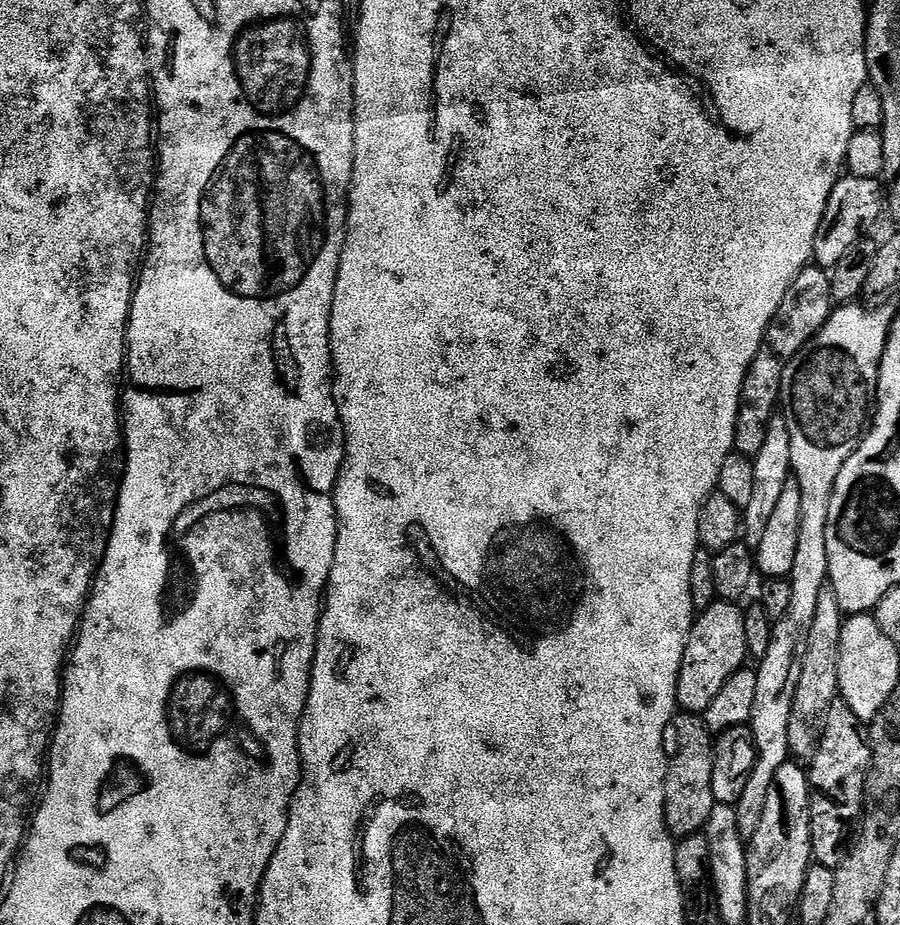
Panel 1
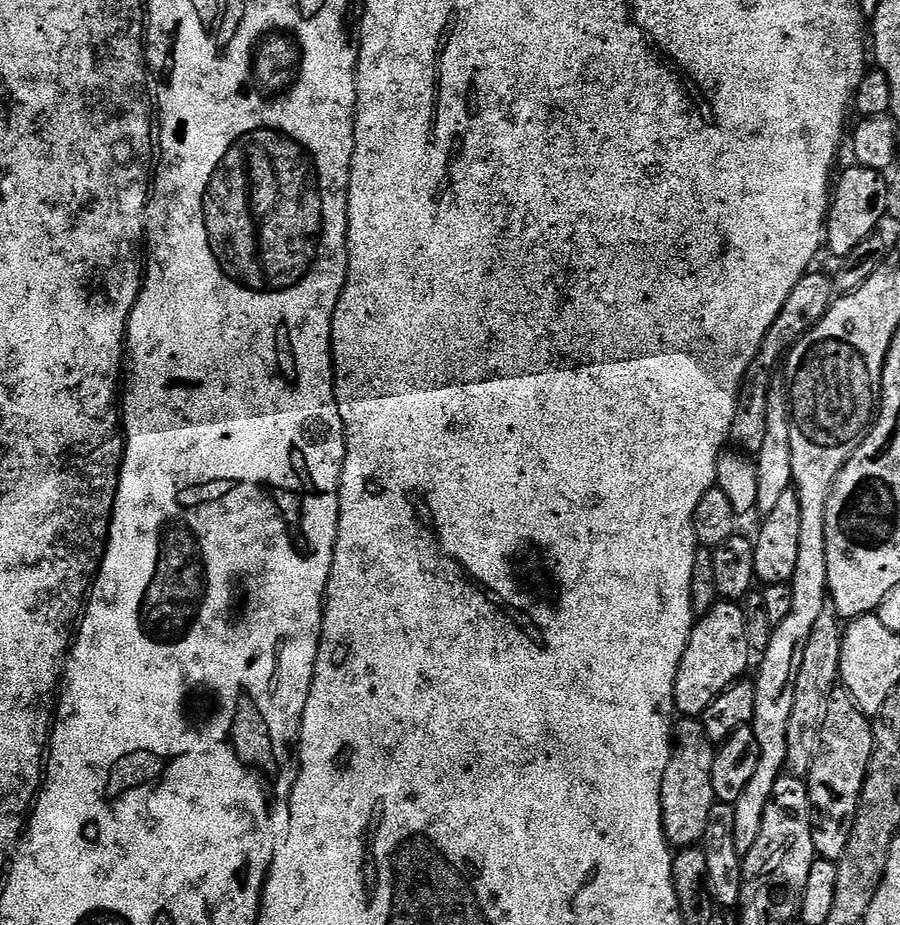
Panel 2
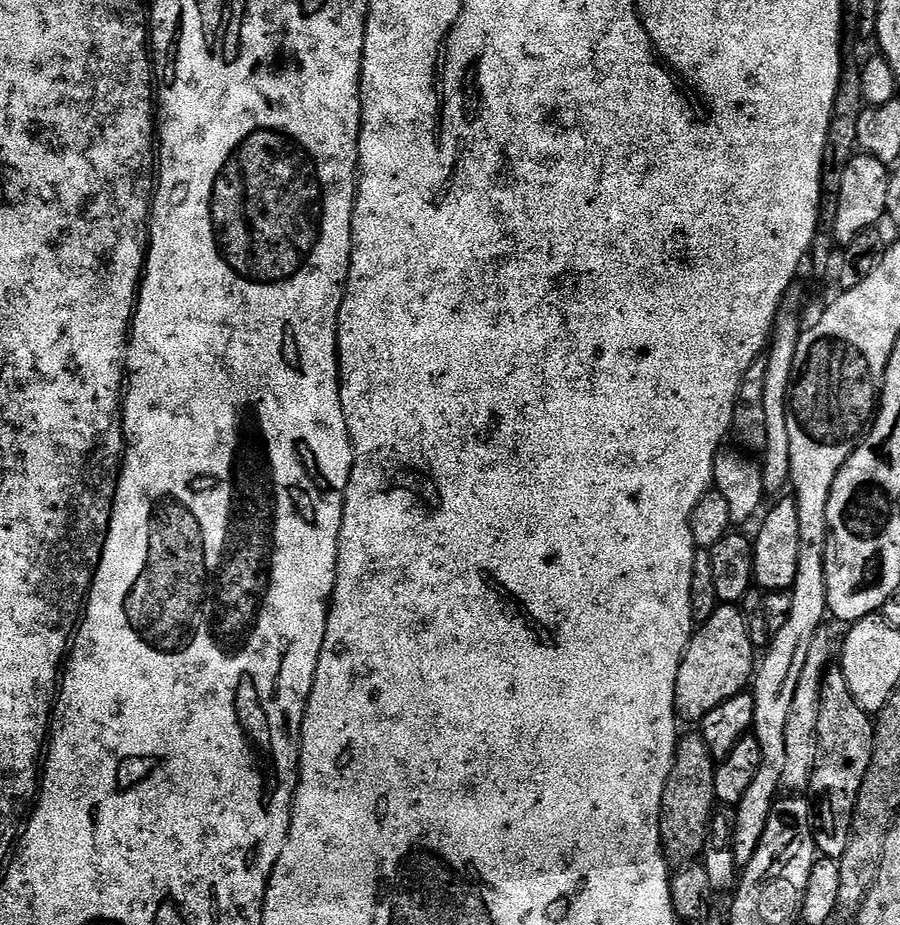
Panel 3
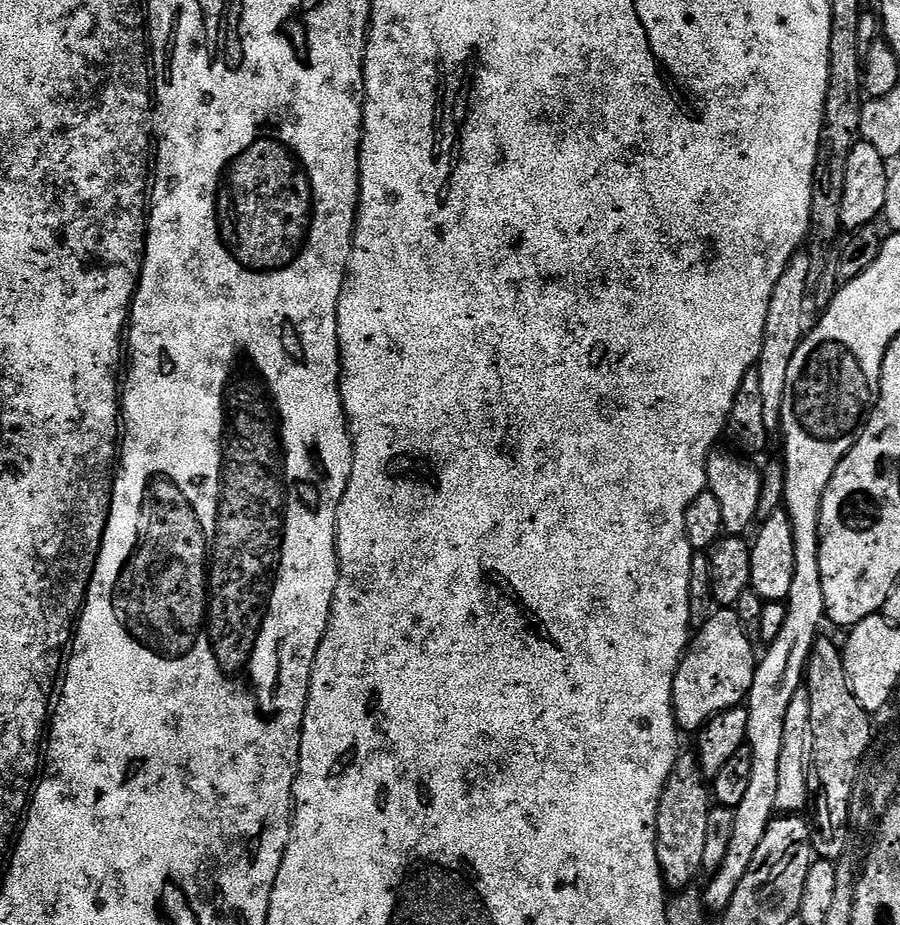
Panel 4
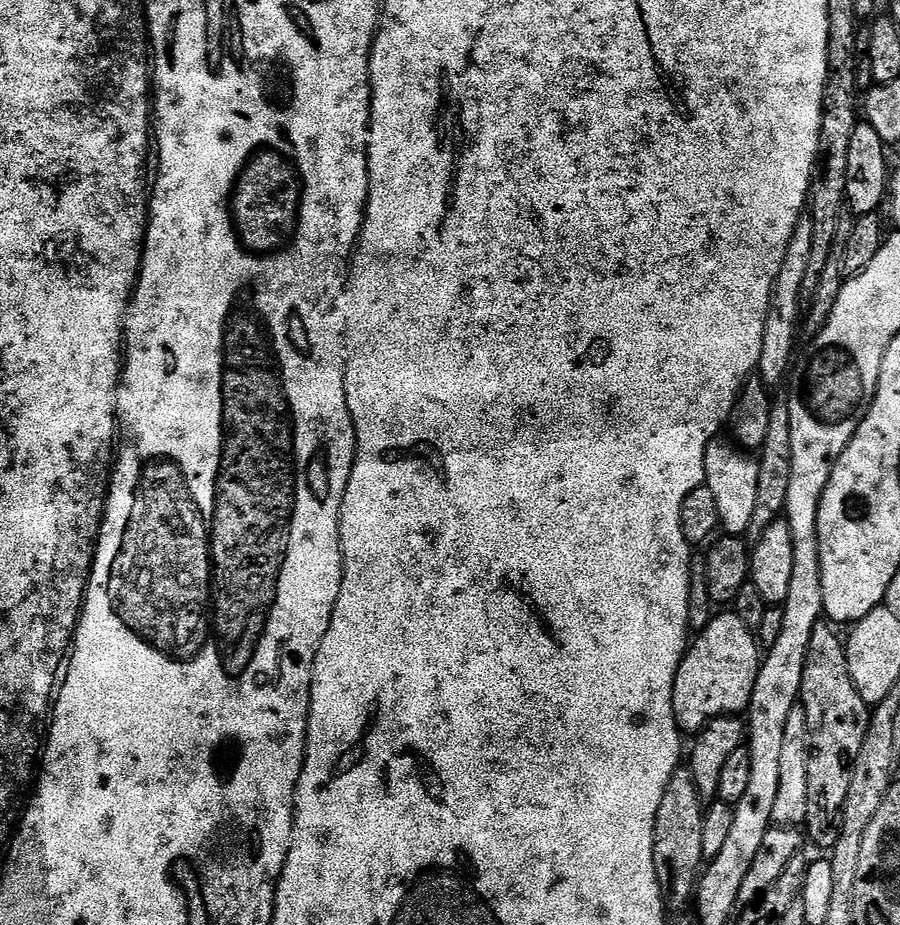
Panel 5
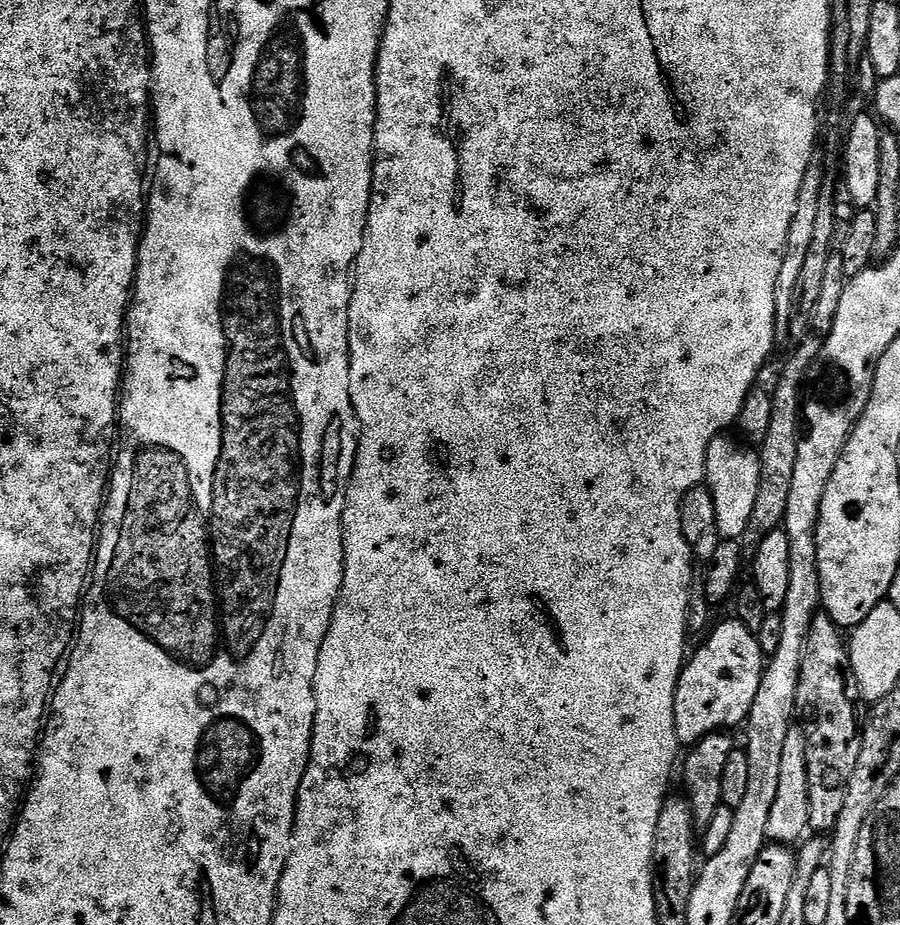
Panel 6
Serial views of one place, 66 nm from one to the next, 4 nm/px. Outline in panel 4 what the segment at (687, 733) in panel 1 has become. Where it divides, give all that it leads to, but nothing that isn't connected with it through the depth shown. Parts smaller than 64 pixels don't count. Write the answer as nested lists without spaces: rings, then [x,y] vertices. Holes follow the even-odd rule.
[[[695,751],[686,752],[677,755],[670,770],[670,778],[666,778],[662,798],[658,802],[656,853],[660,877],[669,893],[693,887],[697,883],[696,875],[704,872],[702,857],[706,846],[706,822],[710,822],[710,810],[714,807],[710,799],[709,781],[700,769]]]

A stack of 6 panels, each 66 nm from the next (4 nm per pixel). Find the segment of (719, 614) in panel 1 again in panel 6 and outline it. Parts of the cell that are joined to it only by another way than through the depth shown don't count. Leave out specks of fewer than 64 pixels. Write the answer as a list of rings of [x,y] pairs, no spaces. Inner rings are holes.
[[[737,618],[724,620],[715,628],[716,625],[703,637],[702,643],[704,645],[693,656],[691,653],[687,657],[676,683],[674,722],[676,723],[676,737],[684,746],[697,744],[703,736],[708,736],[712,732],[732,730],[735,724],[743,725],[754,706],[754,698],[758,698],[758,686],[764,677],[766,652],[757,633],[750,631]]]

